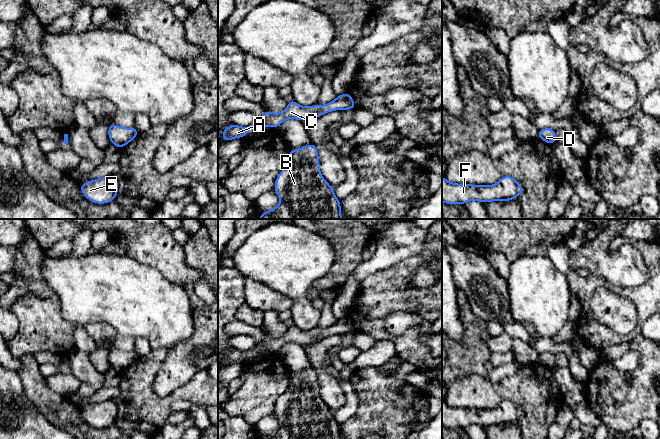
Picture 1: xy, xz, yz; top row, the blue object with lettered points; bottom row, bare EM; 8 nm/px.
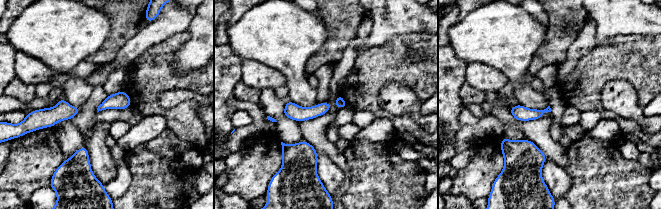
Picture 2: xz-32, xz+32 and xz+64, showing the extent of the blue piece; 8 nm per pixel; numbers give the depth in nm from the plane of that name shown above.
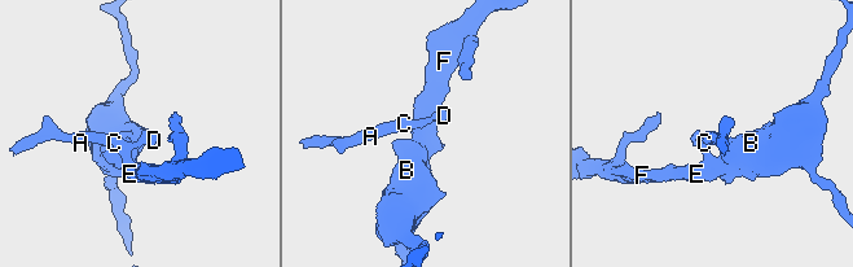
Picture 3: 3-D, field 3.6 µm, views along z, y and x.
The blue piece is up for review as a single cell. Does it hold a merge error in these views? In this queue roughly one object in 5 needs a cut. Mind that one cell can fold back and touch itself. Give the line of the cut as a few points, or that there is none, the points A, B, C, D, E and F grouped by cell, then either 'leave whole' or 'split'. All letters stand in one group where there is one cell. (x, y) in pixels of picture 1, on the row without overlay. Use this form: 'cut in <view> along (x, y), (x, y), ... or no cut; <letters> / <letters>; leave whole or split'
no cut; A B C D E F; leave whole

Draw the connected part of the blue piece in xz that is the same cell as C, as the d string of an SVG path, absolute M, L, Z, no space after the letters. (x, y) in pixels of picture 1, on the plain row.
M348 316L337 319L335 324L327 328L308 331L301 330L292 323L289 323L288 329L283 336L273 337L265 334L263 340L261 342L257 342L256 345L248 351L238 350L233 347L231 350L228 350L223 354L222 362L225 366L227 366L238 361L246 361L252 350L258 350L260 352L278 352L281 347L287 343L305 345L311 344L315 341L320 341L335 334L345 335L354 332L356 332L356 328Z

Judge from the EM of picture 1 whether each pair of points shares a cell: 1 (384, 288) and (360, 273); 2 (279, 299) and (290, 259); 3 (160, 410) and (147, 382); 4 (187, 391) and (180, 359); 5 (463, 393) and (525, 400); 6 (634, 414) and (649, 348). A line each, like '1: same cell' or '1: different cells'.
1: different cells
2: different cells
3: same cell
4: different cells
5: same cell
6: same cell

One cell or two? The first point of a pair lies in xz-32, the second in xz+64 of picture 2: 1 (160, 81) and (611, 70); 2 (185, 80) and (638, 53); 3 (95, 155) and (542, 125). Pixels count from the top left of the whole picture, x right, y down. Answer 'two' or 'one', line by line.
1: one
2: one
3: two

